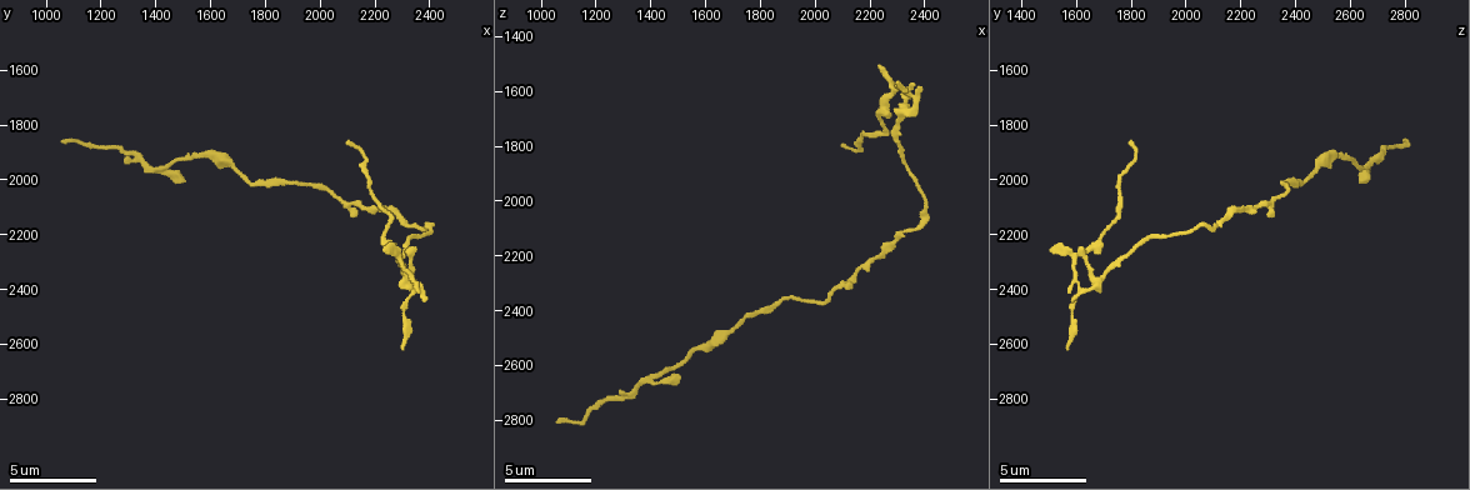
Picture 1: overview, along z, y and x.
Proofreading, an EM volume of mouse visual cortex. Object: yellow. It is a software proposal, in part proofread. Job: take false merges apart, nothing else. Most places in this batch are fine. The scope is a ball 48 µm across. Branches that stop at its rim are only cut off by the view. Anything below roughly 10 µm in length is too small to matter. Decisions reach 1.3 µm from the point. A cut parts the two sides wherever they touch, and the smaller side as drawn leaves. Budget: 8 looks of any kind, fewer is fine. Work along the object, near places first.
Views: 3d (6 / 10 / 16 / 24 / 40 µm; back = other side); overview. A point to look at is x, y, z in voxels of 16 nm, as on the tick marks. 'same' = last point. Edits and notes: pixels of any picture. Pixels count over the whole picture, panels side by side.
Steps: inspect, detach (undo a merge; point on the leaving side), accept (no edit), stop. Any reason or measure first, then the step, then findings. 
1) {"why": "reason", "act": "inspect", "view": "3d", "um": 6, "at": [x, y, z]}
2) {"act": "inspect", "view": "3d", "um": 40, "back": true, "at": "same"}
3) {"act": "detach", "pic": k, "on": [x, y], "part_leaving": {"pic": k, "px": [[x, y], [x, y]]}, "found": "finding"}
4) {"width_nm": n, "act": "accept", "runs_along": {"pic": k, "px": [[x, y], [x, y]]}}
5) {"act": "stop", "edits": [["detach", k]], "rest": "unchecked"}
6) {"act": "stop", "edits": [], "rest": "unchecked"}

{"act": "inspect", "view": "3d", "um": 6, "at": [2170, 2110, 2250]}

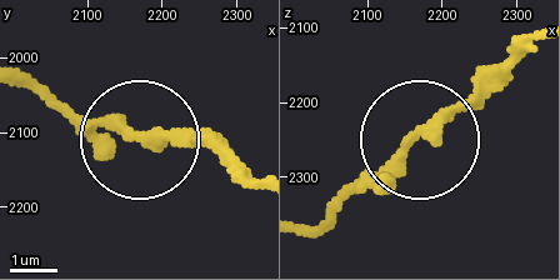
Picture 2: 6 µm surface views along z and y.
{"act": "inspect", "view": "3d", "um": 6, "back": true, "at": [2175, 2110, 2240]}

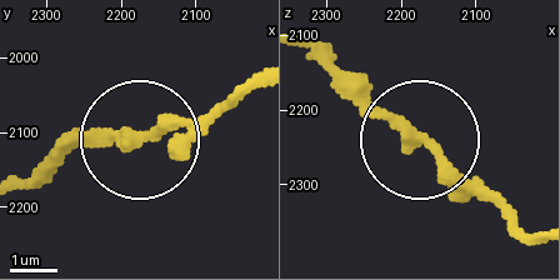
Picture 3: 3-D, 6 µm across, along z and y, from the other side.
{"act": "accept", "runs_along": {"pic": 3, "px": [[415, 134], [503, 210]]}, "found": "all the same neuron"}

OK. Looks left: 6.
{"why": "thick turns thin", "act": "inspect", "view": "3d", "um": 6, "at": [2410, 2200, 2010]}

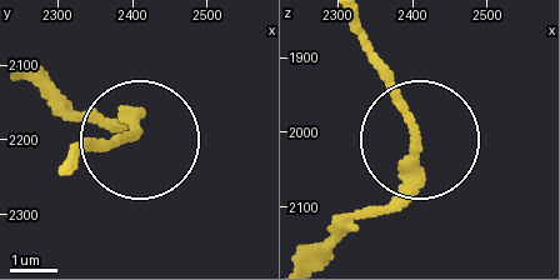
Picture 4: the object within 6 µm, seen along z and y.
{"act": "accept", "found": "all the same neuron"}

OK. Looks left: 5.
{"why": "calibre changes", "act": "inspect", "view": "3d", "um": 6, "at": [1900, 2010, 2350]}

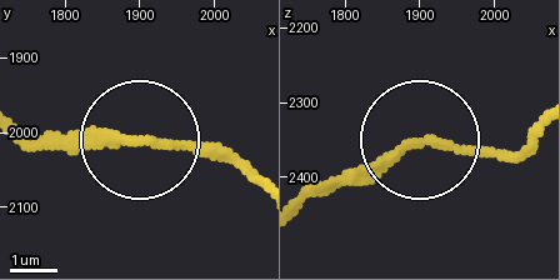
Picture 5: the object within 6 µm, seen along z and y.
{"act": "accept", "runs_along": {"pic": 5, "px": [[258, 175], [221, 151], [150, 139], [34, 139]]}, "found": "all the same neuron"}

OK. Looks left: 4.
{"why": "side arm on a straight run", "act": "inspect", "view": "3d", "um": 6, "at": [1430, 1950, 2640]}

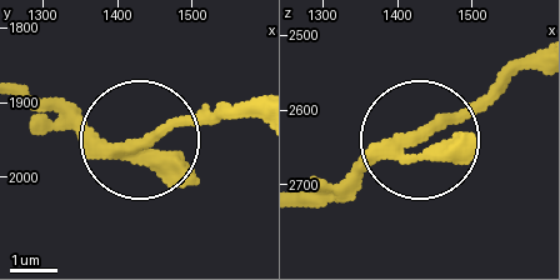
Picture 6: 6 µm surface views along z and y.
{"act": "accept", "runs_along": {"pic": 6, "px": [[250, 113], [119, 144], [63, 125]]}, "found": "continuous, no second neuron"}

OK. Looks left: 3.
{"act": "stop", "edits": [], "rest": "unchecked"}

